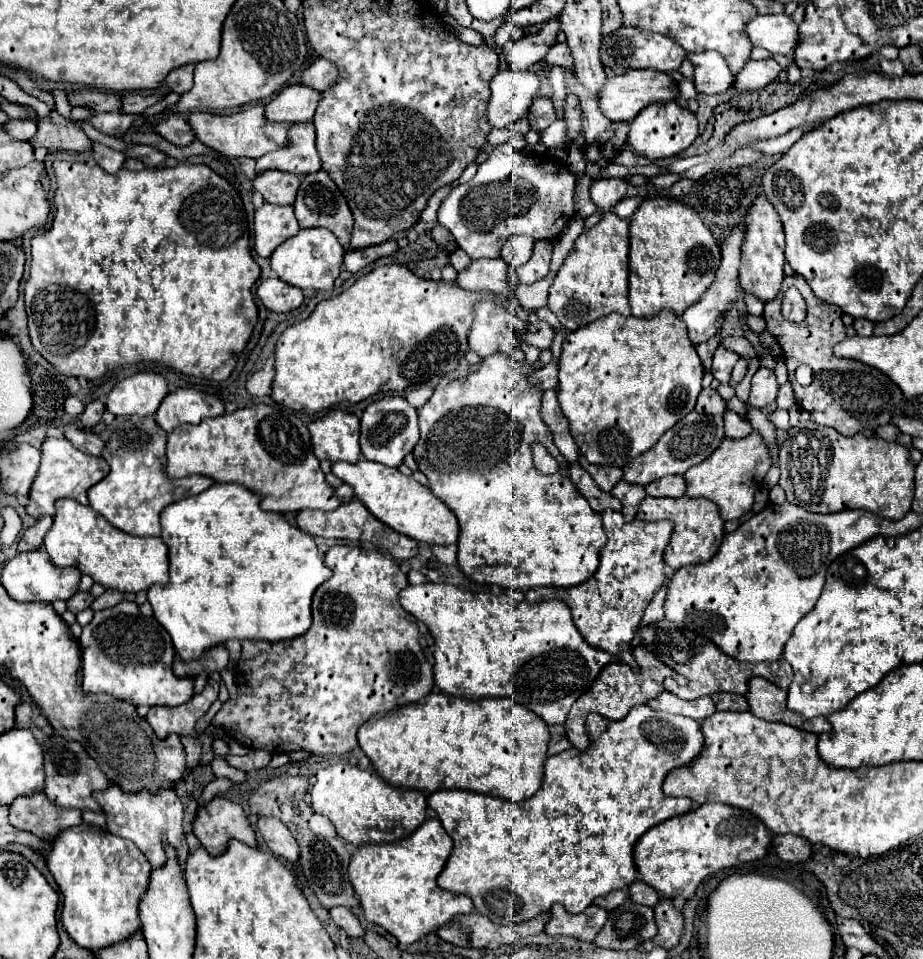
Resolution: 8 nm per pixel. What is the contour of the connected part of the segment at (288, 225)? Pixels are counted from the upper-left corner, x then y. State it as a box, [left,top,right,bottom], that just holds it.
[255,202,299,258]

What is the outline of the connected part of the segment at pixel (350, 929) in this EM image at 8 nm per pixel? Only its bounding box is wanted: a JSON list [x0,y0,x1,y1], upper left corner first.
[329,906,365,938]

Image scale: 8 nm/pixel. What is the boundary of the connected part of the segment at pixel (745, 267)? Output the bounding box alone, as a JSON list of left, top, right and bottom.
[739,196,785,302]

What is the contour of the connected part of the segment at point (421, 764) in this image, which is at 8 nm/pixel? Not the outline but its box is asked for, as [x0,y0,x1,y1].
[357,692,549,802]

